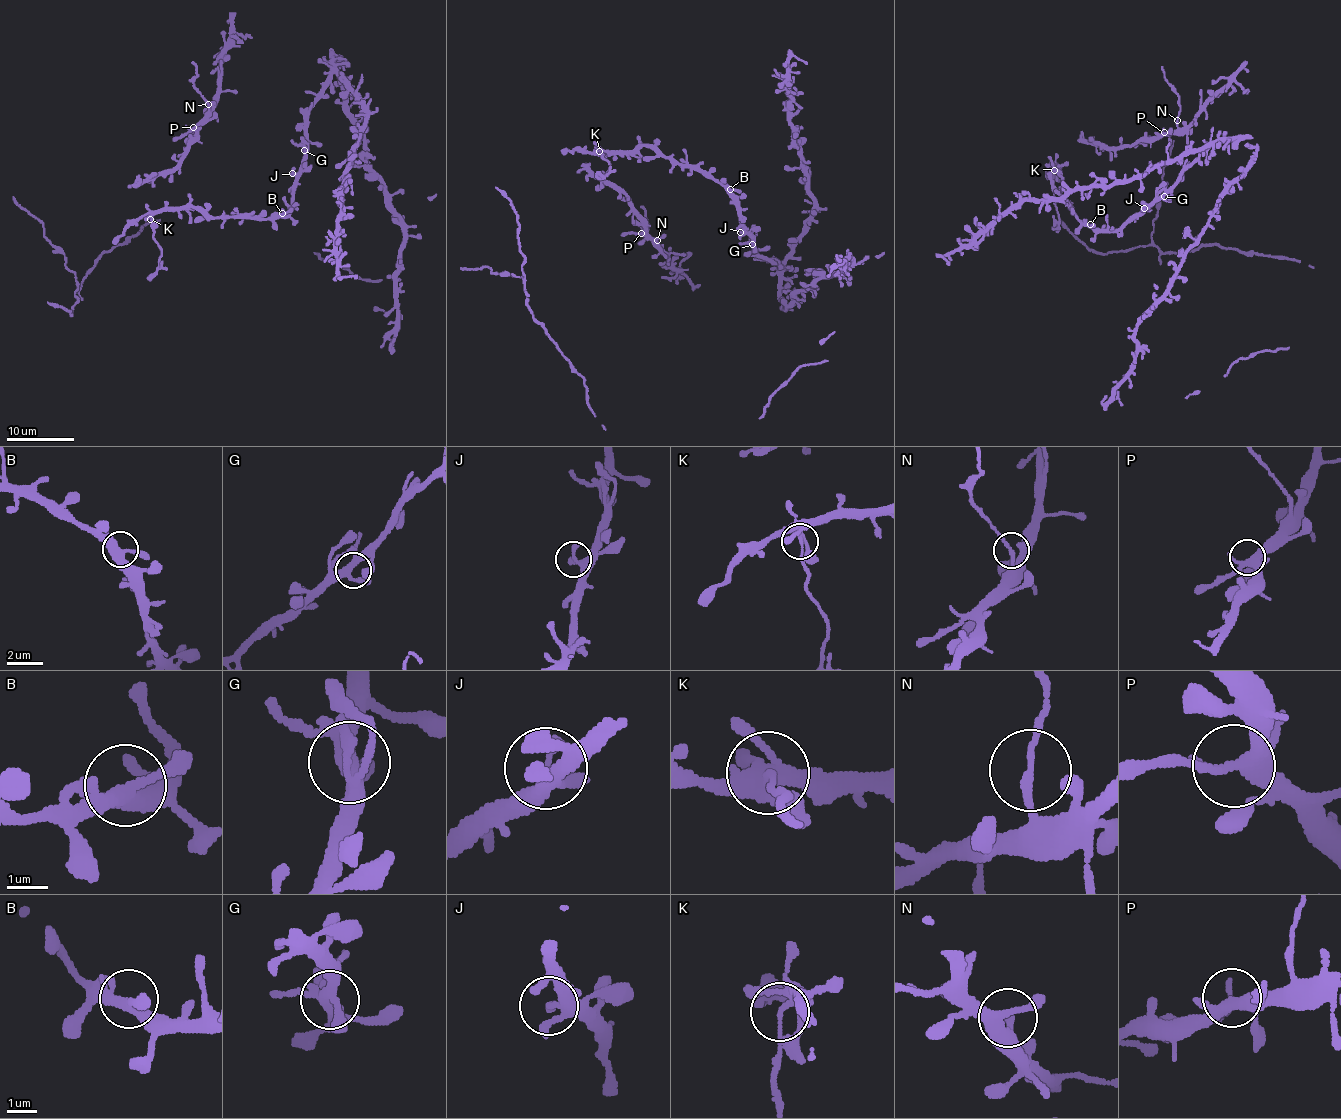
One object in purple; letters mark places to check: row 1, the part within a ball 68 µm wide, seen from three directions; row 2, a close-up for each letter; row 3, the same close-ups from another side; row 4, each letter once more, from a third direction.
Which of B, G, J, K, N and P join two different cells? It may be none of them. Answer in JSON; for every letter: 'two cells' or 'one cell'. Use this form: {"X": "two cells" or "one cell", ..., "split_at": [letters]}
{"B": "one cell", "G": "one cell", "J": "one cell", "K": "two cells", "N": "two cells", "P": "one cell", "split_at": ["K", "N"]}

